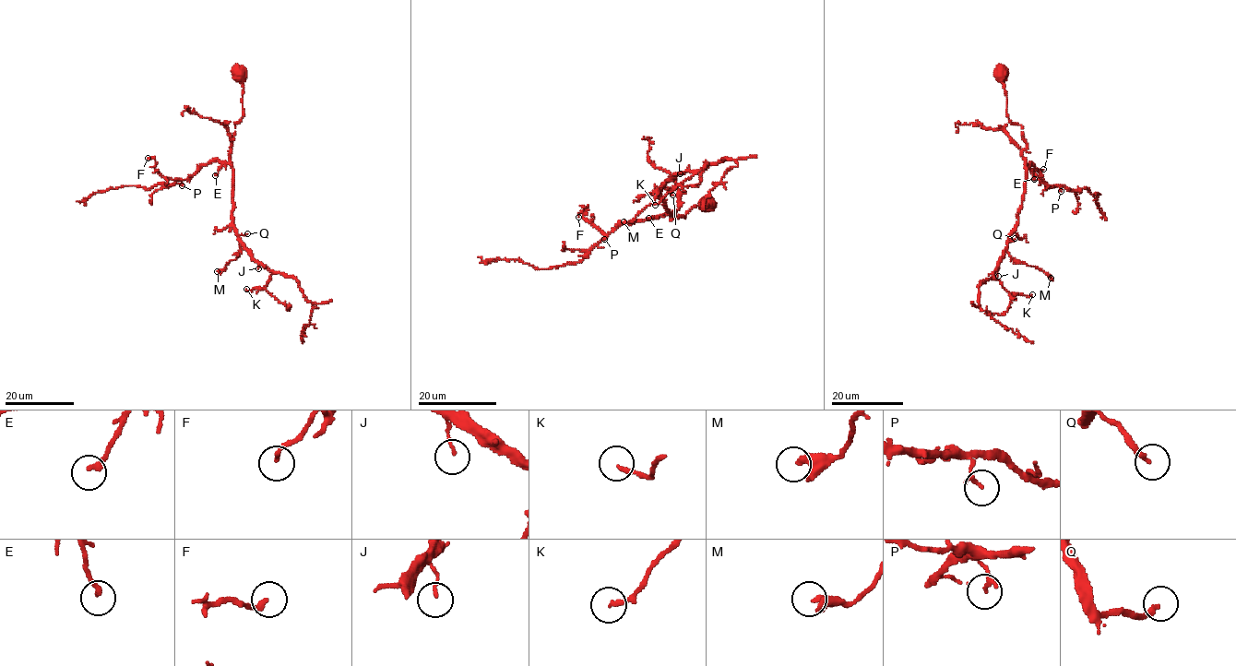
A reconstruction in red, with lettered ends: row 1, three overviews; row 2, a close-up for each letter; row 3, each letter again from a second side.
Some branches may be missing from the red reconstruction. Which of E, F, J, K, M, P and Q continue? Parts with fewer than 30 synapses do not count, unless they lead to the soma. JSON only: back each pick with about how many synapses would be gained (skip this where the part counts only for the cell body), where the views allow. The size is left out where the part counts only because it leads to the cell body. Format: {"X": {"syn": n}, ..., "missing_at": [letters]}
{"missing_at": []}

